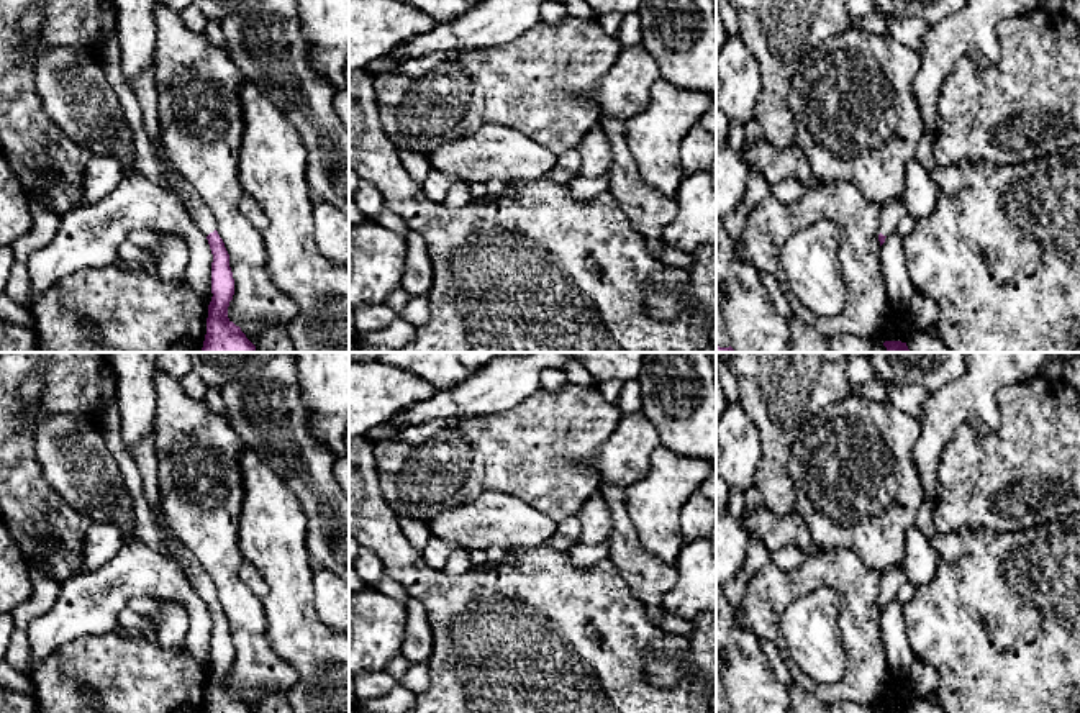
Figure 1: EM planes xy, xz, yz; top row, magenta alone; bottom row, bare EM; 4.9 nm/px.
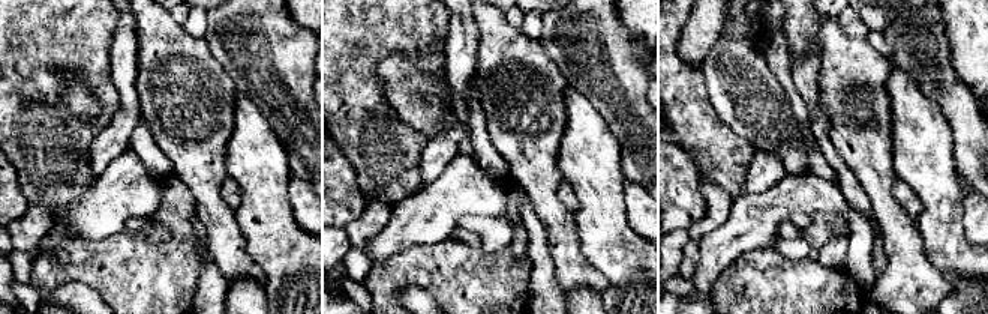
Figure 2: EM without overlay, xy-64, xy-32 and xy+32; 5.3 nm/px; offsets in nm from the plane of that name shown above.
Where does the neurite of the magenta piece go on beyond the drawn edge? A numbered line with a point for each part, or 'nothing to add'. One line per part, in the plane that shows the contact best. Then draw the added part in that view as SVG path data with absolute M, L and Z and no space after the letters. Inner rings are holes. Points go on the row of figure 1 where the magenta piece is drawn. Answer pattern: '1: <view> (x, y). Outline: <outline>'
1: xy (143, 86). Outline: M154 64L149 70L133 79L129 85L143 108L147 136L170 190L180 197L195 226L205 236L208 236L216 229L215 216L197 195L193 187L185 180L185 177L162 156L162 141L159 139L161 123L157 118L157 93L154 85Z

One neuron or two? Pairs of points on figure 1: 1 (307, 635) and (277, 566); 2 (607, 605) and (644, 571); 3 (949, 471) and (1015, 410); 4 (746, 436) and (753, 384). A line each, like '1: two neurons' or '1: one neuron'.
1: one neuron
2: two neurons
3: one neuron
4: two neurons

